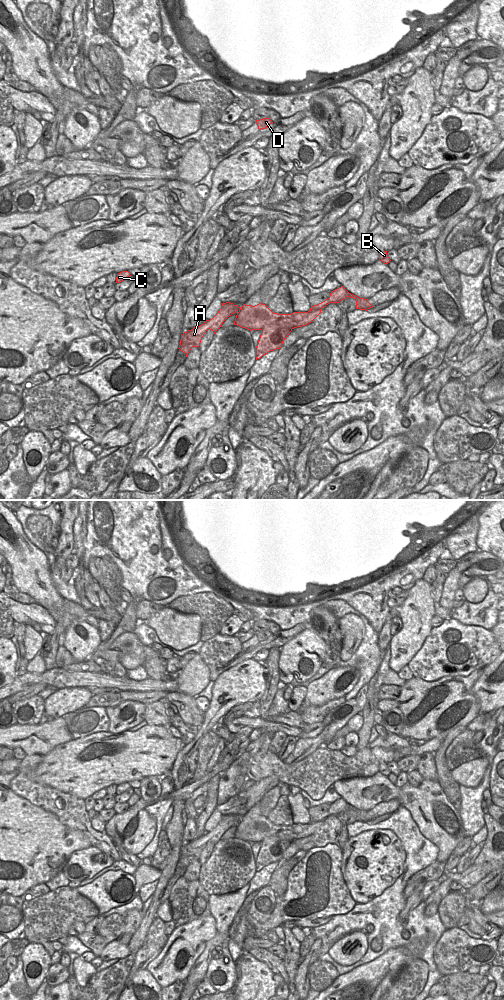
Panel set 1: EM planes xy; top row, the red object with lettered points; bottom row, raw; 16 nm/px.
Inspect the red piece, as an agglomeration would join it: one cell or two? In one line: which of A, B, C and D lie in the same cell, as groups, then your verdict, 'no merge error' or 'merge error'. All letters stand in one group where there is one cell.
A / B C D; merge error

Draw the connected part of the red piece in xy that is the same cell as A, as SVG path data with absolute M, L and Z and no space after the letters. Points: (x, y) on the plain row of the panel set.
M203 835L200 838L194 839L191 842L188 842L187 844L184 844L181 847L179 862L186 866L186 869L190 862L193 859L199 859L202 849L206 845L206 843L210 841L215 844L219 841L218 837L214 836L211 839L209 839L206 835Z

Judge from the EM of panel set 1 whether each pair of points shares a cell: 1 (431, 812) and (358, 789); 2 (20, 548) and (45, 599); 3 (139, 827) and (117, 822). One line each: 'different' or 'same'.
1: same
2: same
3: same

